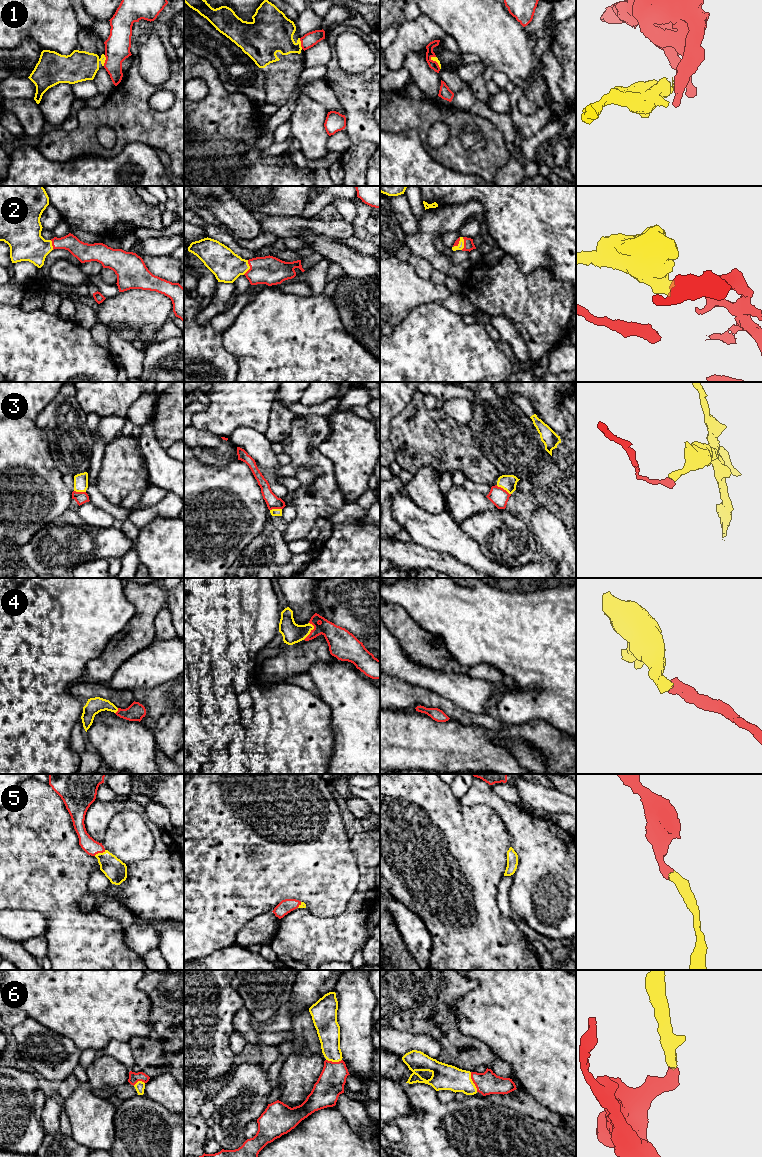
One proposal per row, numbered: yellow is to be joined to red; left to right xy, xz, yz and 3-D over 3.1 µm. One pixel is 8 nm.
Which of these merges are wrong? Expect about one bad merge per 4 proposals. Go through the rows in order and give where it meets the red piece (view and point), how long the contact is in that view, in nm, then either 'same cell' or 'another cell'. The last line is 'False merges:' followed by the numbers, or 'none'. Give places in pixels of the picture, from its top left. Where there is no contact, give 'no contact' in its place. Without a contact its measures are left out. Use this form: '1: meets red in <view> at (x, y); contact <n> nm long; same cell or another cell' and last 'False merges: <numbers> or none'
1: meets red in xy at (105, 60); contact 90 nm long; another cell
2: meets red in xz at (250, 267); contact 130 nm long; same cell
3: meets red in yz at (502, 488); contact 140 nm long; another cell
4: meets red in xz at (311, 631); contact 150 nm long; same cell
5: meets red in xy at (99, 852); contact 100 nm long; same cell
6: meets red in yz at (473, 1082); contact 170 nm long; same cell
False merges: 1, 3

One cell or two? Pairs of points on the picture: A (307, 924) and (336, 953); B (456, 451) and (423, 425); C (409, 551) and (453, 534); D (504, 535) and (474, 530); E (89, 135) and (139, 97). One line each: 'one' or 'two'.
A: one
B: one
C: two
D: one
E: one

